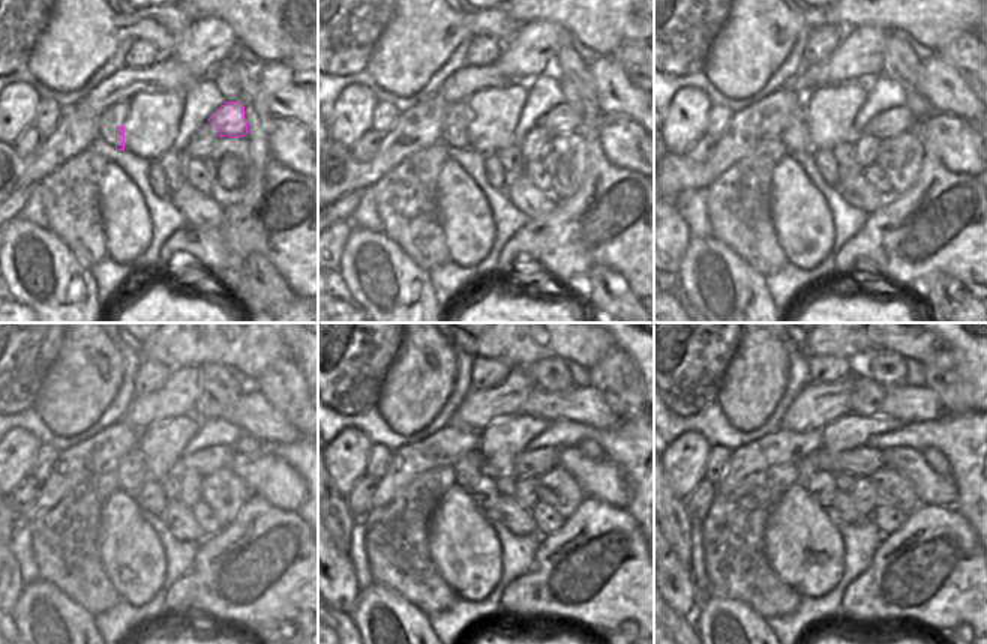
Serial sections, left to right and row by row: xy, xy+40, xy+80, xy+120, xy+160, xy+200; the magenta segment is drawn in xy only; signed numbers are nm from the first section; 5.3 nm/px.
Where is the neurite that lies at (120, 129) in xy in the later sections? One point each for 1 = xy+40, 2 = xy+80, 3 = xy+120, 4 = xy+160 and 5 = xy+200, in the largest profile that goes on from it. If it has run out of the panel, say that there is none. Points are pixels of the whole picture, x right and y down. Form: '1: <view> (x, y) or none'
1: xy+40 (459, 134)
2: xy+80 (798, 141)
3: xy+120 (131, 475)
4: xy+160 (467, 472)
5: xy+200 (863, 461)

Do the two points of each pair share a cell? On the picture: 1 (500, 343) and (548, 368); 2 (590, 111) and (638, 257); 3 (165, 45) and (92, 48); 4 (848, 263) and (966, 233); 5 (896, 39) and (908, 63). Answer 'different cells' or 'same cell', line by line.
1: different cells
2: same cell
3: same cell
4: same cell
5: same cell

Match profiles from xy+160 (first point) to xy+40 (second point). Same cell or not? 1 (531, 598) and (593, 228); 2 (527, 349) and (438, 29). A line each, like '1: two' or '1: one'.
1: one
2: two

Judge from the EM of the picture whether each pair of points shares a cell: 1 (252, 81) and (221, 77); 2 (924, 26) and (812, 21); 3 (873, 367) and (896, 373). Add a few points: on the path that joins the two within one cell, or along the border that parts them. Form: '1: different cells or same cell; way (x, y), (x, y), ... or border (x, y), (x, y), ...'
1: different cells; border (224, 62), (228, 65), (240, 89), (239, 101)
2: different cells; border (828, 15), (831, 21)
3: same cell; way (879, 367), (890, 371)

